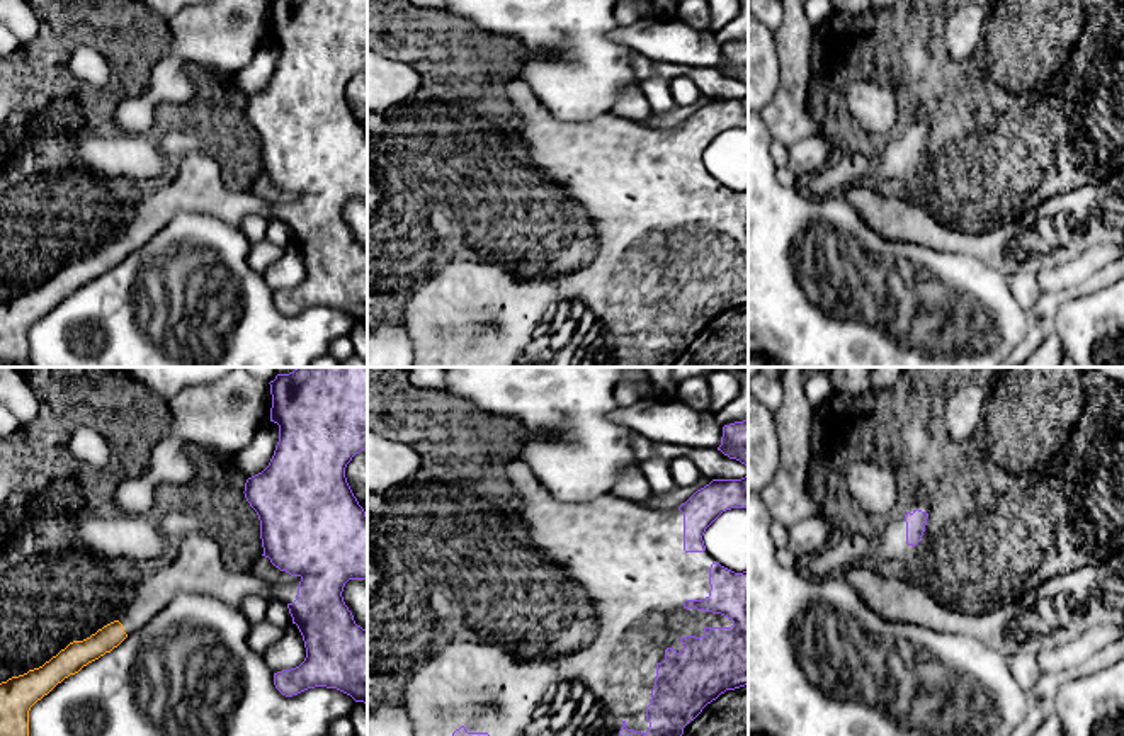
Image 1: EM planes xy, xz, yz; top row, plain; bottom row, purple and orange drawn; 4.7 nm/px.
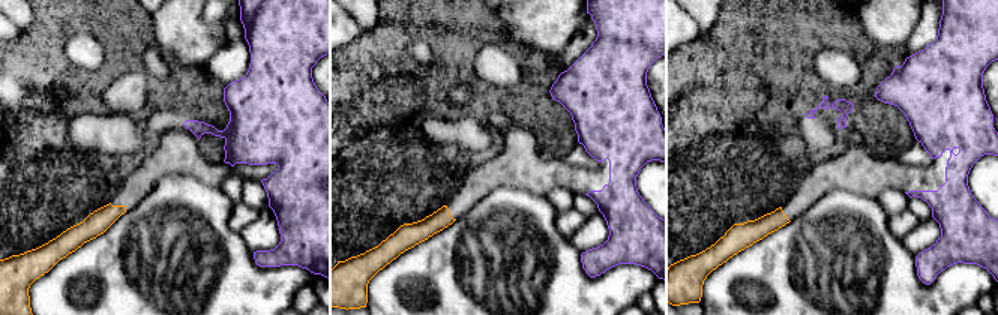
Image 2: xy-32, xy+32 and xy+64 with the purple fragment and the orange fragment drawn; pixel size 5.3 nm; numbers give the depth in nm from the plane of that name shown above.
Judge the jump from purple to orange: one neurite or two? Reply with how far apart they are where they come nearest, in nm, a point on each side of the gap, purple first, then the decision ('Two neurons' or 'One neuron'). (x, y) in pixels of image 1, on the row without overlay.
Distance 700 nm. Across: xy (274, 293), (126, 255). One neuron

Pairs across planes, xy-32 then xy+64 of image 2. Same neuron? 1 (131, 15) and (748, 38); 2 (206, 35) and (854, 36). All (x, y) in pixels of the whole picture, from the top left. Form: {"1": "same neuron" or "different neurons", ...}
{"1": "different neurons", "2": "different neurons"}

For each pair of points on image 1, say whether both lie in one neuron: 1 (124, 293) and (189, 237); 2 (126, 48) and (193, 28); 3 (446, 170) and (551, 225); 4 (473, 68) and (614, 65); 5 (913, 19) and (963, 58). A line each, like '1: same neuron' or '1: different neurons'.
1: same neuron
2: different neurons
3: same neuron
4: different neurons
5: different neurons

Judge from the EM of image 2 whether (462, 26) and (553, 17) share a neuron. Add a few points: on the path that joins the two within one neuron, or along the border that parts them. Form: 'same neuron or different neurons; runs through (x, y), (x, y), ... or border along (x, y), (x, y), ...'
different neurons; border along (498, 15), (506, 29), (506, 41), (515, 50)

